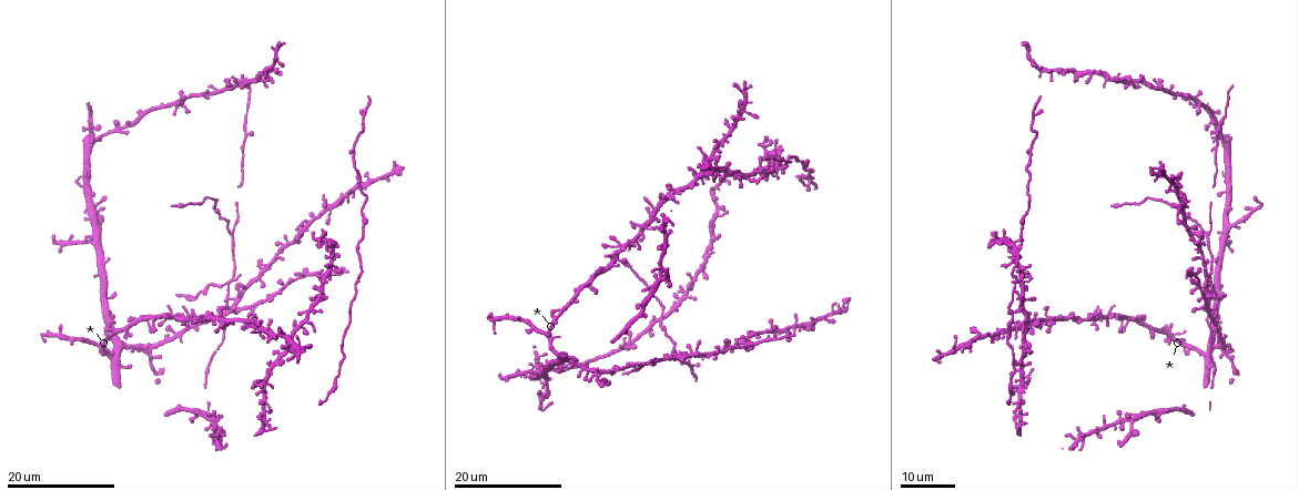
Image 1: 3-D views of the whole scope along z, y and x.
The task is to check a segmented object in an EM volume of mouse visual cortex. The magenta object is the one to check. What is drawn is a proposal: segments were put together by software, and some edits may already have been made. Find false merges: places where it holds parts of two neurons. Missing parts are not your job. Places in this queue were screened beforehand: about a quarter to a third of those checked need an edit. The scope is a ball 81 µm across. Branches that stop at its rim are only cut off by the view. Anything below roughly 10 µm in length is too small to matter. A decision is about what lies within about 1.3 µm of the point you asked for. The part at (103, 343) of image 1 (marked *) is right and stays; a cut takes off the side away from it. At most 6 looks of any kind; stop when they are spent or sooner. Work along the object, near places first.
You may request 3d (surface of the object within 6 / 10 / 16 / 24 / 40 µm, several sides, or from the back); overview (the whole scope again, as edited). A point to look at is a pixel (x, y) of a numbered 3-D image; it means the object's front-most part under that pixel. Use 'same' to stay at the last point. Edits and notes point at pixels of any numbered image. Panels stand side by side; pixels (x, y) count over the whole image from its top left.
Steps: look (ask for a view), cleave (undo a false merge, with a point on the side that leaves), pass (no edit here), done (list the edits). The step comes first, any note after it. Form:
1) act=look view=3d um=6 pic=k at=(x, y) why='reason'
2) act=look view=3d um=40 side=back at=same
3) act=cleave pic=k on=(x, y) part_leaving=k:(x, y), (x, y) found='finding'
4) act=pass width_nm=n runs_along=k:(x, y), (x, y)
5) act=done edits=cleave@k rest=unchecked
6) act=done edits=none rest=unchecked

act=look view=3d um=24 pic=1 at=(734, 172) why='side arm on a straight run'

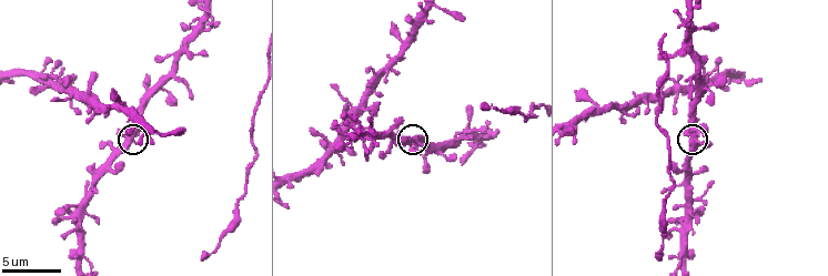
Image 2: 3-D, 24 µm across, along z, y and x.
act=look view=3d um=6 pic=2 at=(410, 145) why='zoom in'

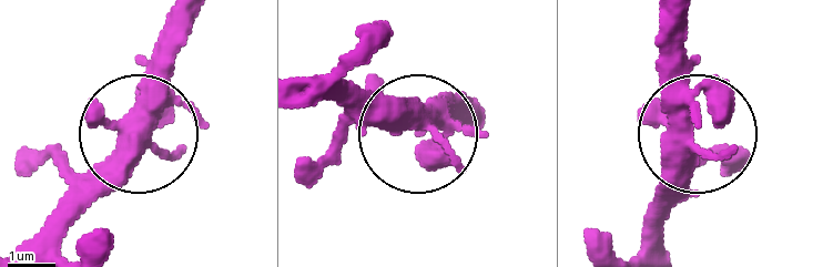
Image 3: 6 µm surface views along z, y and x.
act=pass width_nm=410 found='all the same neuron'

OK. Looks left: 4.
act=look view=3d um=16 pic=1 at=(1206, 317) why='three arms meet'

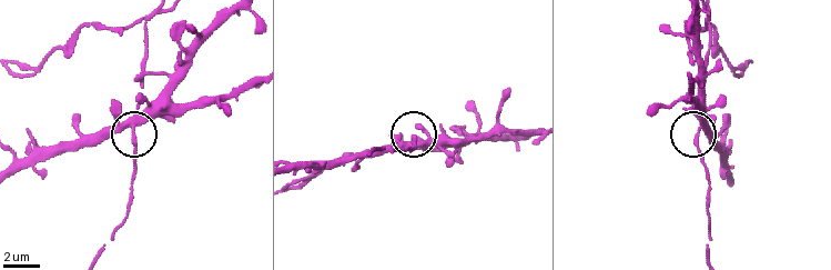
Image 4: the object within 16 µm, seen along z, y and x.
act=look view=3d um=6 pic=4 at=(699, 126)

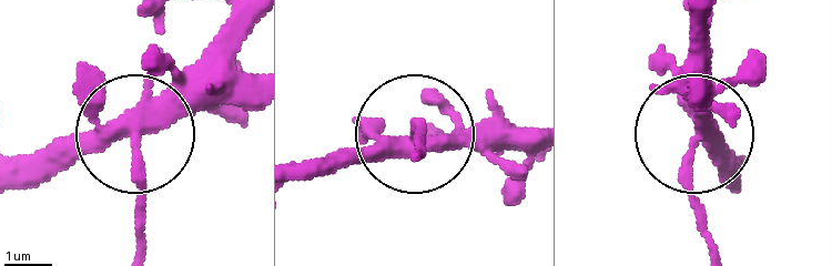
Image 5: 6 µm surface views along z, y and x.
act=pass width_nm=310 runs_along=5:(16, 190), (135, 130), (226, 39) found='continuous, no second neuron'

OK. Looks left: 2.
act=look view=3d um=16 pic=1 at=(1209, 232)

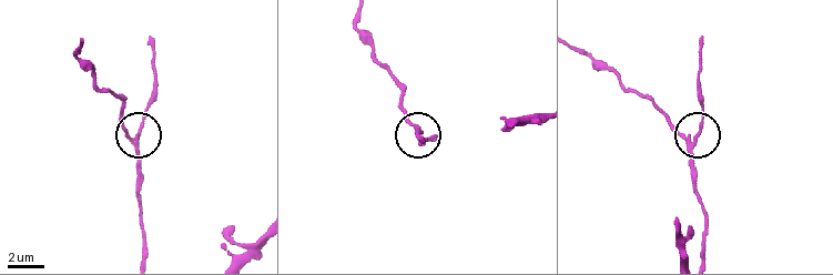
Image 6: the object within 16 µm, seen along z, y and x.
act=look view=3d um=6 pic=6 at=(692, 135)

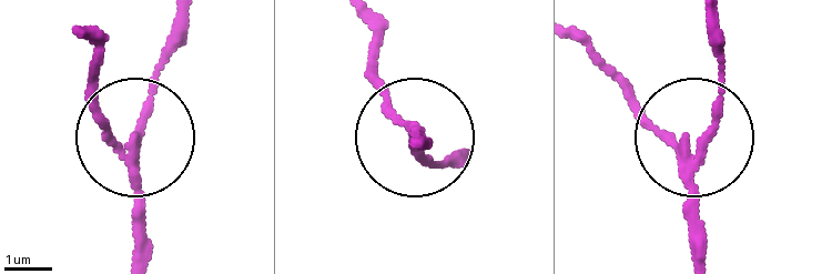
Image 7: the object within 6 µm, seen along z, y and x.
act=cleave pic=7 on=(102, 121) part_leaving=7:(135, 168), (107, 124), (83, 37) found='a second neuron is stuck on'

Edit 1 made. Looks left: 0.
act=done edits=cleave@7 rest=unchecked

